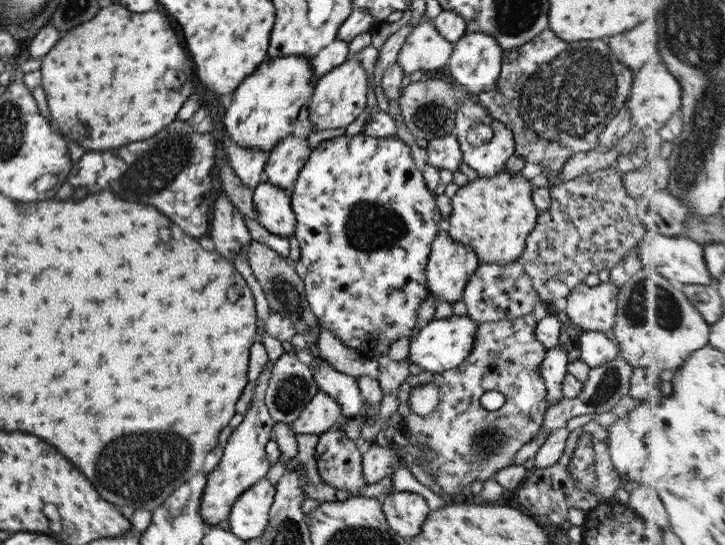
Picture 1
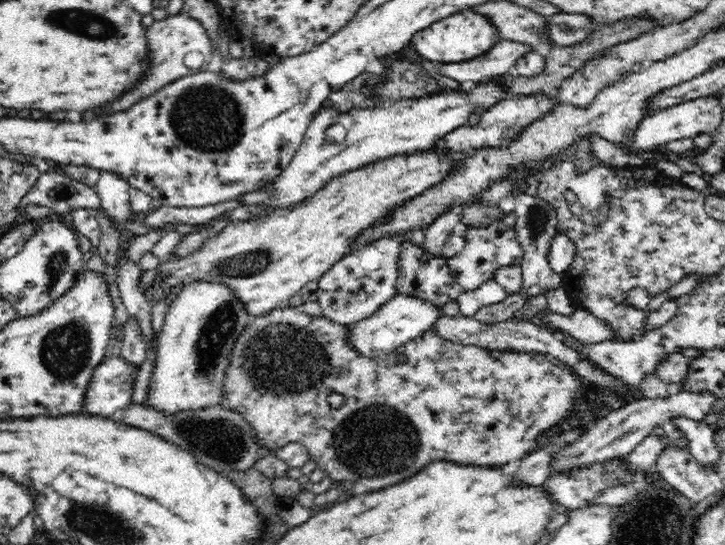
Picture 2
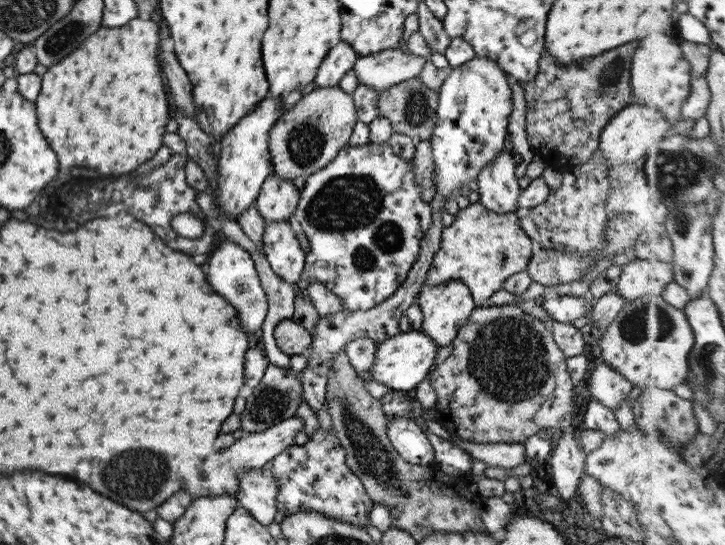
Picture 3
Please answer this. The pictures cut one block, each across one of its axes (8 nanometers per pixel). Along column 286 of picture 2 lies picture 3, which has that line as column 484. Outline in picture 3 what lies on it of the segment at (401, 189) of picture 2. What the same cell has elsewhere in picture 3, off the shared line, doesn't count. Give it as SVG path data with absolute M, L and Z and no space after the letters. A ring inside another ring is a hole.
M479 201L458 210L451 226L441 231L439 248L432 256L425 284L435 286L446 280L459 279L469 289L475 306L484 306L508 276L525 270L530 259L531 239L519 228L518 211L500 215L488 211Z

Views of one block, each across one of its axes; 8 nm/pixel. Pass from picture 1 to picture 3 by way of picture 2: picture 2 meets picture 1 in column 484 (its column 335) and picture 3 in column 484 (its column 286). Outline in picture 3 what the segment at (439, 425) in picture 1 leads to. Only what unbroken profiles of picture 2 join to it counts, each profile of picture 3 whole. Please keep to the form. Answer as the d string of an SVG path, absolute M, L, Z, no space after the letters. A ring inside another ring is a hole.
M503 304L493 306L475 306L470 312L467 322L463 323L457 331L455 338L451 342L451 352L441 364L429 373L429 384L435 392L434 421L441 424L445 430L455 437L476 442L479 444L491 443L522 443L526 438L535 435L541 429L550 428L554 432L558 431L566 416L571 414L573 408L572 398L575 397L573 388L575 384L567 374L567 360L563 353L557 348L552 339L548 325L541 320L521 311L517 304Z

